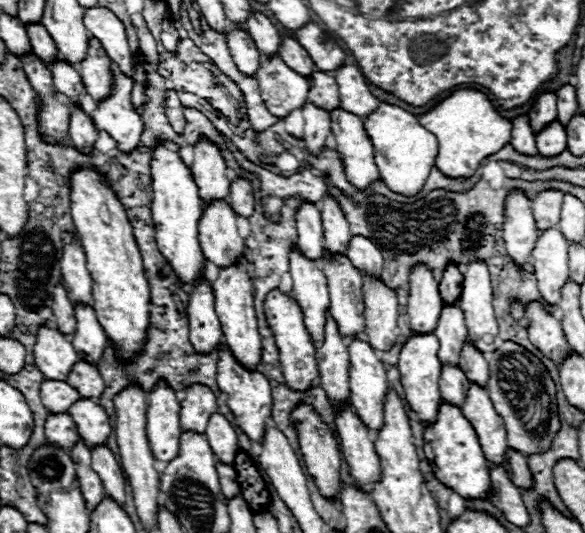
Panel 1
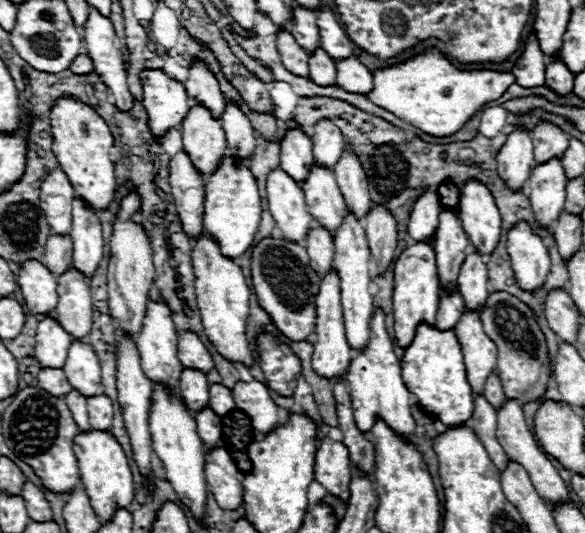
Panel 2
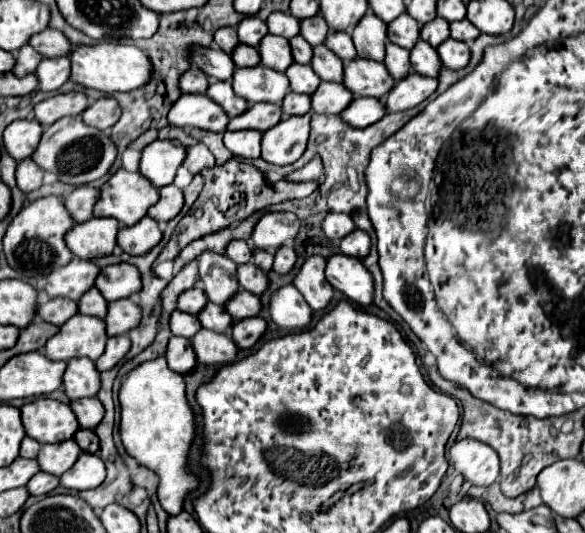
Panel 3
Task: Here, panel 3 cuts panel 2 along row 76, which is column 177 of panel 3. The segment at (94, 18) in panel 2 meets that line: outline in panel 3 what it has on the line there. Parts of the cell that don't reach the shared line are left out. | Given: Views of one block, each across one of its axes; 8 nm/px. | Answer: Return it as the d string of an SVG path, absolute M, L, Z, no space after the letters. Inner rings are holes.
M182 94L168 112L172 126L194 126L208 132L224 132L230 118L206 94Z

